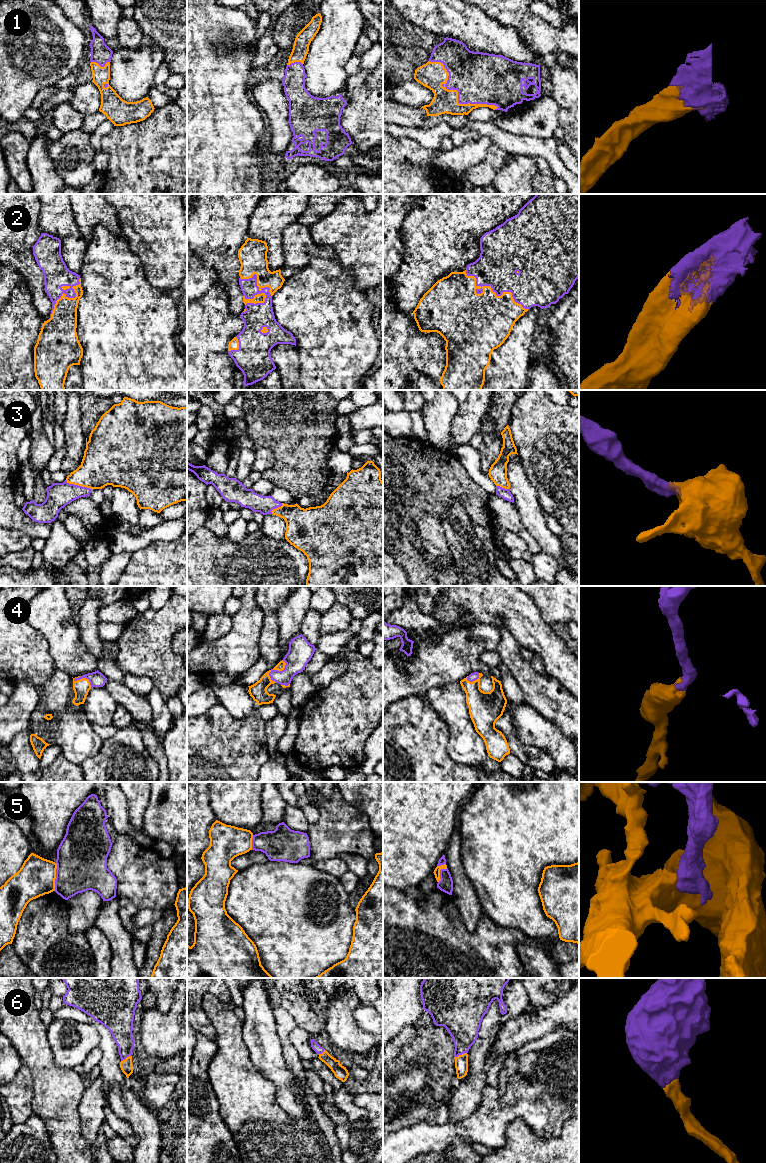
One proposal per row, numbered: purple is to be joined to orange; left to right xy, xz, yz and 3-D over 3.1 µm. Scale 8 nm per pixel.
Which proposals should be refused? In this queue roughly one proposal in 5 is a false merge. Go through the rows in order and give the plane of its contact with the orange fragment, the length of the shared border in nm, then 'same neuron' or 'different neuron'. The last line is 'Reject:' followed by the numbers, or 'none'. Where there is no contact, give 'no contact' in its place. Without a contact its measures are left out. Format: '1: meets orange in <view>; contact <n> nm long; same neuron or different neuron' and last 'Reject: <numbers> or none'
1: meets orange in yz; contact 700 nm long; same neuron
2: meets orange in xz; contact 300 nm long; same neuron
3: meets orange in xy; contact 220 nm long; same neuron
4: meets orange in xz; contact 200 nm long; same neuron
5: meets orange in xy; contact 220 nm long; different neuron
6: meets orange in yz; contact 120 nm long; same neuron
Reject: 5

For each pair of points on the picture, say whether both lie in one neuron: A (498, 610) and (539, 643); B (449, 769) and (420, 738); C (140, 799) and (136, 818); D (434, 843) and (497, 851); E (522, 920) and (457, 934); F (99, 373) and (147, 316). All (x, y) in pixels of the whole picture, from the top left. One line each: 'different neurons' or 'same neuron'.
A: same neuron
B: same neuron
C: same neuron
D: different neurons
E: different neurons
F: same neuron

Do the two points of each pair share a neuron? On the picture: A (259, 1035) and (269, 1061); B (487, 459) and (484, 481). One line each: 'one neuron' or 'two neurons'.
A: one neuron
B: two neurons

